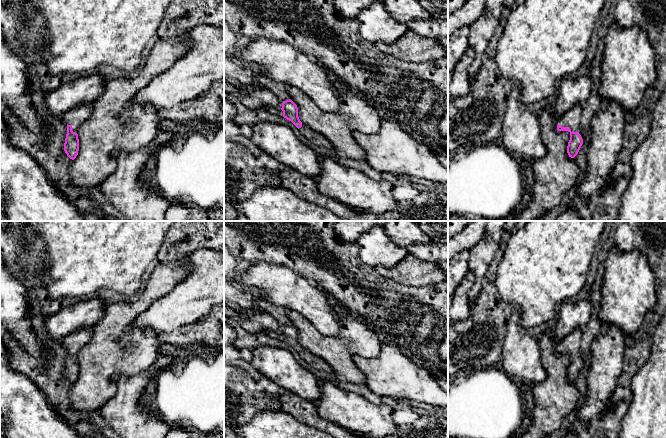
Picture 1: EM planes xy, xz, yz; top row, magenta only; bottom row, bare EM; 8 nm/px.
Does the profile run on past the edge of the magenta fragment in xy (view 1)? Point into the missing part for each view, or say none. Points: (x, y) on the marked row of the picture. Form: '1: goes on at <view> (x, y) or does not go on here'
1: goes on at xy (76, 116)

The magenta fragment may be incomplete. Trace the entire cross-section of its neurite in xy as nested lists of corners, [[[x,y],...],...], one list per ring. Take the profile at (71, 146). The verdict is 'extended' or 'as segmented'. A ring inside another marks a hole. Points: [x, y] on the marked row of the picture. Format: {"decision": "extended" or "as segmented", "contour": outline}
{"decision": "extended", "contour": [[[92,103],[75,107],[62,115],[68,121],[67,134],[64,143],[64,151],[67,156],[74,160],[79,151],[79,139],[77,131],[81,124],[86,121],[92,112]]]}

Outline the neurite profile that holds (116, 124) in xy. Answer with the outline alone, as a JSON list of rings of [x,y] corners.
[[[188,31],[170,40],[158,40],[136,73],[106,81],[103,93],[92,104],[91,115],[77,131],[79,151],[69,168],[71,181],[67,184],[85,188],[99,186],[117,167],[115,152],[135,152],[155,139],[161,120],[159,110],[152,104],[133,103],[132,100],[155,77],[186,55],[191,45]]]

